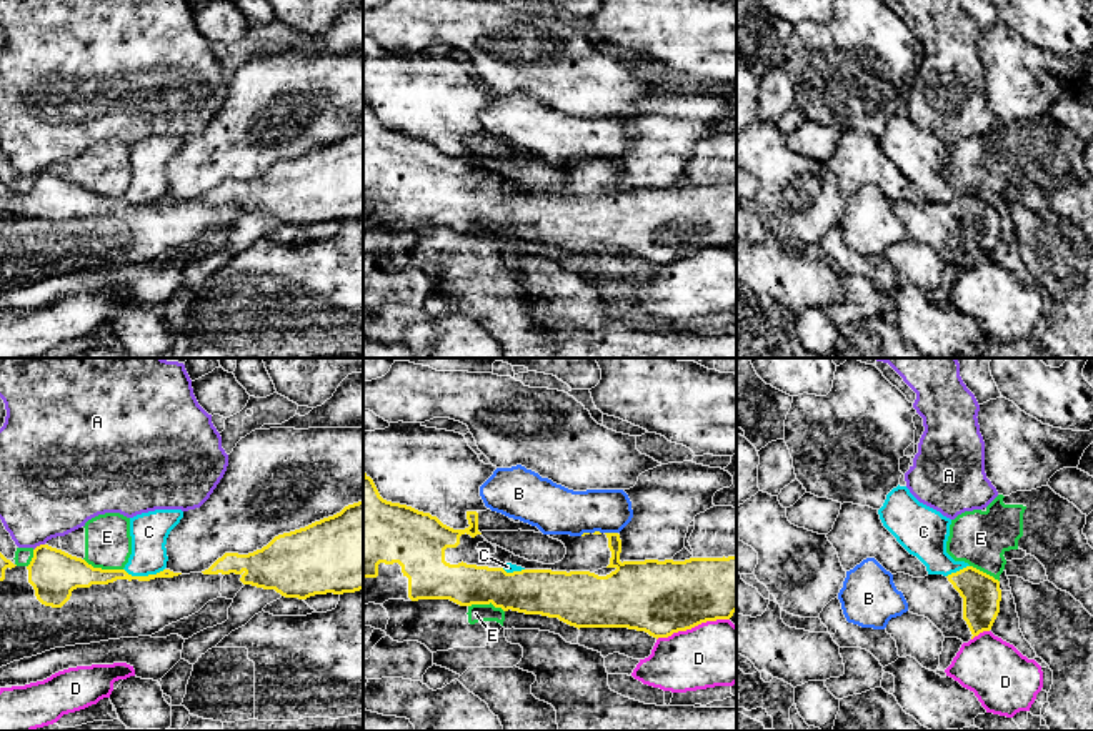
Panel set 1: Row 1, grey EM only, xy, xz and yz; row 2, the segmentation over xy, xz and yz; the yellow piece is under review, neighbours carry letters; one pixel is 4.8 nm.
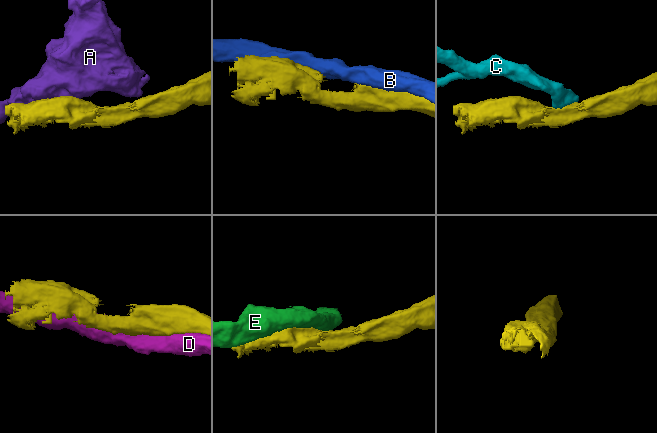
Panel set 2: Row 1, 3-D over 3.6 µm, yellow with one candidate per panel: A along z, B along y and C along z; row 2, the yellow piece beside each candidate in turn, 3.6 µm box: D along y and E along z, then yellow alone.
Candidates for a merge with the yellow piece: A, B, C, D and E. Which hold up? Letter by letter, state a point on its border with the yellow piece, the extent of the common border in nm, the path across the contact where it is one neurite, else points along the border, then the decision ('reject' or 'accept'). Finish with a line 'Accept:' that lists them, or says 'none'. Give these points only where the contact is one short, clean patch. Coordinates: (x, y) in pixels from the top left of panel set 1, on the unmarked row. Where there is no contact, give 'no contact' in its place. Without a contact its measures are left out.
A: contact xy (40, 172); length 70 nm; reject
B: contact xz (612, 160); length 60 nm; reject
C: contact xy (144, 203); length 200 nm; border xy (124, 195), (132, 202), (155, 202), (164, 197); reject
D: contact xz (692, 253); length 360 nm; reject
E: contact xy (104, 197); length 200 nm; reject
Accept: none

